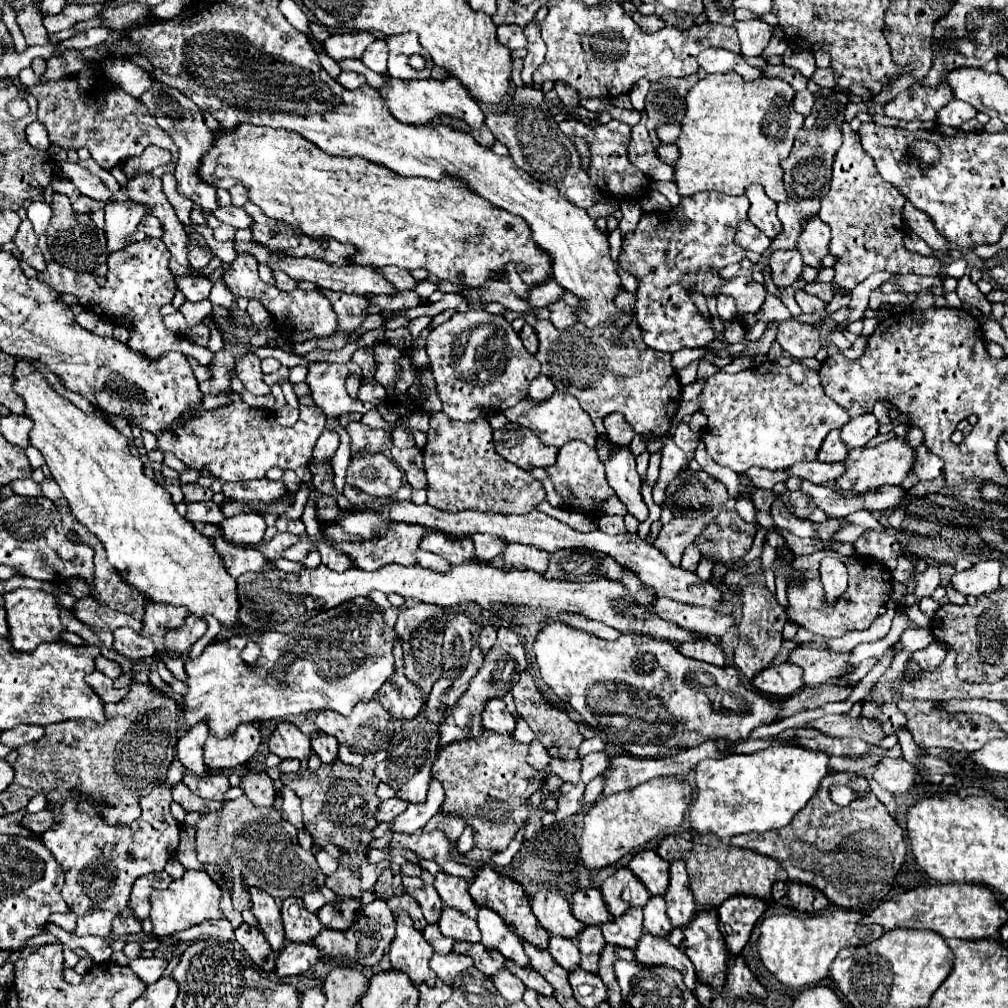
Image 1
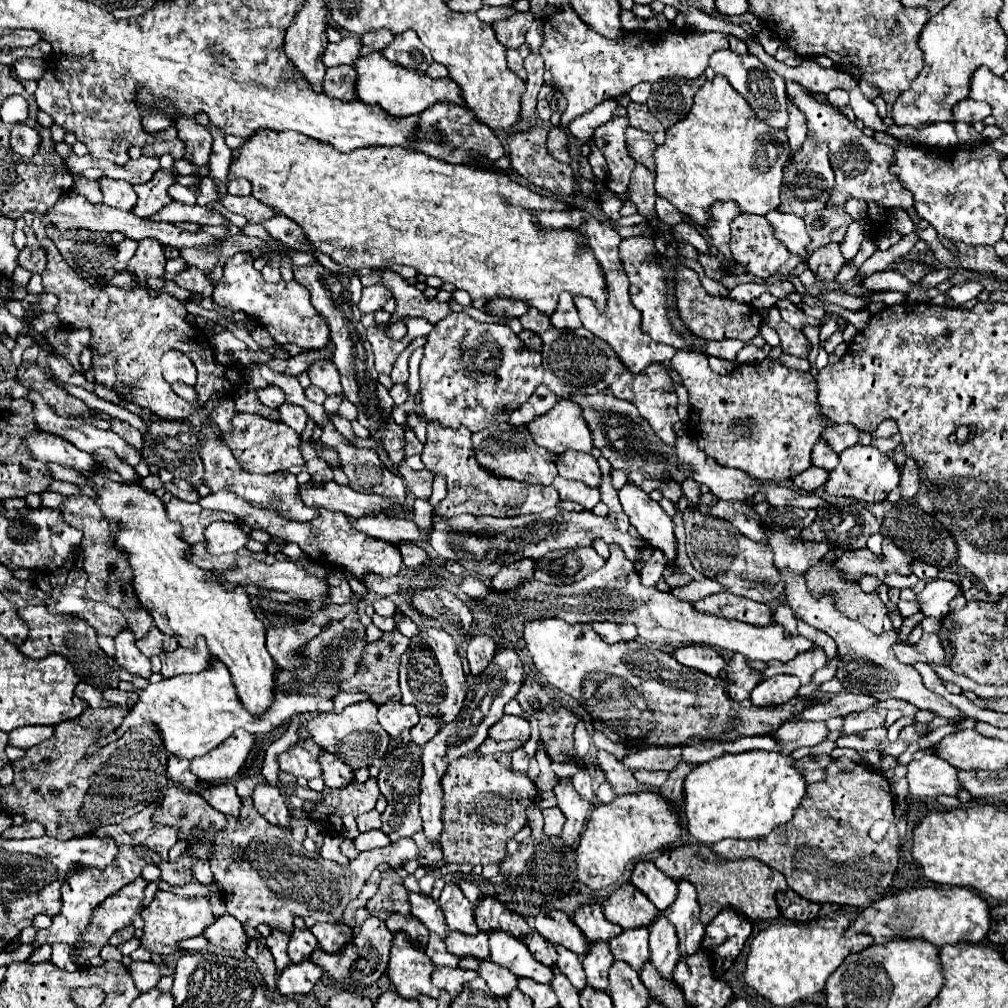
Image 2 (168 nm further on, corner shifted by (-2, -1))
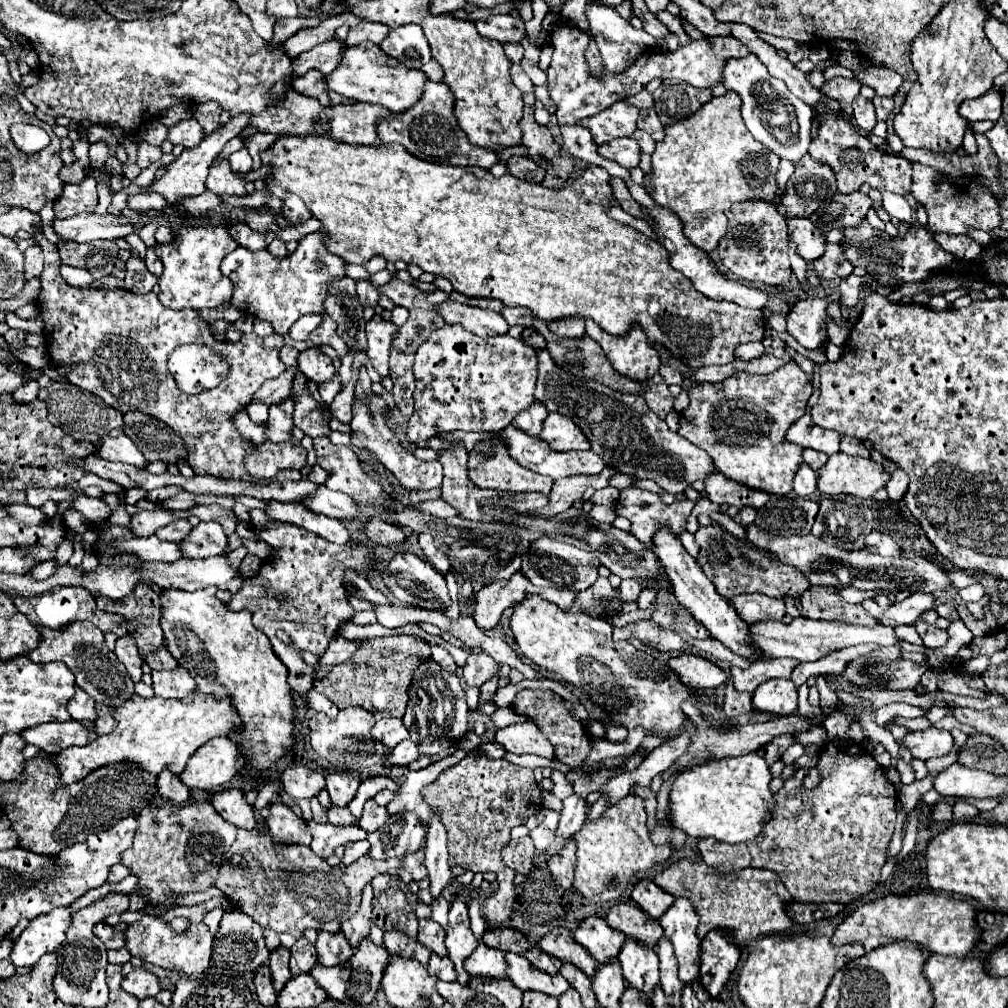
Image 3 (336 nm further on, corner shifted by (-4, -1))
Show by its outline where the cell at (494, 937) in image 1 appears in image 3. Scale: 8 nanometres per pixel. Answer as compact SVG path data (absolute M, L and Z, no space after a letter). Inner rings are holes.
M504 954L508 962L508 978L524 992L524 990L536 990L546 992L552 996L564 994L570 986L560 978L560 974L544 974L542 970L536 970L526 958L520 958L520 954Z

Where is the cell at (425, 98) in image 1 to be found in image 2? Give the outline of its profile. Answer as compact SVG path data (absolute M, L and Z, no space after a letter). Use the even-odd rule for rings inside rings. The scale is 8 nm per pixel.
M372 52L366 56L360 56L358 62L352 66L356 70L356 80L354 80L354 94L366 104L378 104L384 108L388 114L394 116L410 116L410 114L420 114L428 106L436 102L454 102L454 104L464 104L458 86L452 82L452 78L438 78L432 80L428 74L420 70L410 70L404 66L398 66L394 62L388 62L382 52Z

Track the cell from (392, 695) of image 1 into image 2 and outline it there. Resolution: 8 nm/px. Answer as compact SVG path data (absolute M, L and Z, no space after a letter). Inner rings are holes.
M388 702L378 710L378 722L388 732L392 740L400 738L400 734L406 728L416 726L420 720L420 714L414 706L406 706L402 702Z

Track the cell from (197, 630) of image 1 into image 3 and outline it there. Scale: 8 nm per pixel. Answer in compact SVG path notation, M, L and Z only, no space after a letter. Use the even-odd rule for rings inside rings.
M176 666L176 670L152 670L152 680L154 694L160 698L184 698L196 690L196 680L182 666Z

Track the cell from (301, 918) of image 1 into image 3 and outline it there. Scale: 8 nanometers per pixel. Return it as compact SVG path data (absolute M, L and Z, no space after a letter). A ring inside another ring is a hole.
M306 944L302 950L298 946L292 946L290 952L292 952L292 958L290 958L292 976L310 972L312 966L316 966L316 948L312 944Z

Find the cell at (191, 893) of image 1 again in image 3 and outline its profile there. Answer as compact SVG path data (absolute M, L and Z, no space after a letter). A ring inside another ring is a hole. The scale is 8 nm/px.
M144 916L138 924L134 922L124 934L126 934L128 952L132 956L142 956L150 964L156 964L168 970L178 970L186 976L198 976L210 964L214 936L210 934L204 922L198 922L198 924L188 922L188 928L184 932L174 932L170 928L170 922L164 920L162 916Z

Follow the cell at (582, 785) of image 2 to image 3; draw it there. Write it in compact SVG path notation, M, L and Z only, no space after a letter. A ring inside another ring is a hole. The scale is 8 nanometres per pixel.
M572 794L564 800L564 808L562 808L562 818L560 818L560 826L558 826L558 836L556 840L548 846L546 850L546 858L550 858L554 852L558 852L562 848L562 842L566 838L570 838L572 834L576 834L576 830L582 828L586 816L588 816L588 808L590 804L580 798L578 794Z

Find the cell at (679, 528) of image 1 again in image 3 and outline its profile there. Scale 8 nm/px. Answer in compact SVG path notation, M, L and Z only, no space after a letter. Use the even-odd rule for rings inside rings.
M632 578L622 580L622 584L620 584L620 598L624 602L634 602L640 596L642 590L644 590L644 584L642 582L636 582Z

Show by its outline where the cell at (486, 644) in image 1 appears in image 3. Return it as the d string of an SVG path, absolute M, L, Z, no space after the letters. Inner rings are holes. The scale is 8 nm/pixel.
M484 650L472 652L468 656L468 662L464 666L464 680L470 686L482 686L486 680L490 680L498 670L498 664L492 656L488 656Z

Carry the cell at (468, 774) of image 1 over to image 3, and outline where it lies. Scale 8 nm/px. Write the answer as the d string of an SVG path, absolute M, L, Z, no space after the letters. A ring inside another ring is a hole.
M482 750L468 752L456 766L444 770L436 782L422 790L424 802L430 808L438 808L442 824L448 830L448 852L450 866L462 866L472 872L496 872L498 890L486 900L484 916L490 926L504 924L514 906L514 870L502 864L500 852L510 842L510 830L526 822L528 816L536 814L538 796L536 780L532 770L520 768L504 758L488 758Z

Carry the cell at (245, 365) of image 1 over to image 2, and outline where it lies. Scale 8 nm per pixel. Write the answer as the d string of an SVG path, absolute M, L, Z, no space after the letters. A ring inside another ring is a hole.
M268 386L264 390L258 390L258 400L268 408L280 408L286 402L286 396L278 386Z

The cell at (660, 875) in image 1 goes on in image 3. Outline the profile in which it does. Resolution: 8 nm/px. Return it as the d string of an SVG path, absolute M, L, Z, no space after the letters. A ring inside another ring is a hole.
M640 880L634 884L632 890L632 900L652 918L660 918L676 898L672 898L672 894L664 894L664 890L660 890L660 886L656 886L652 880Z

